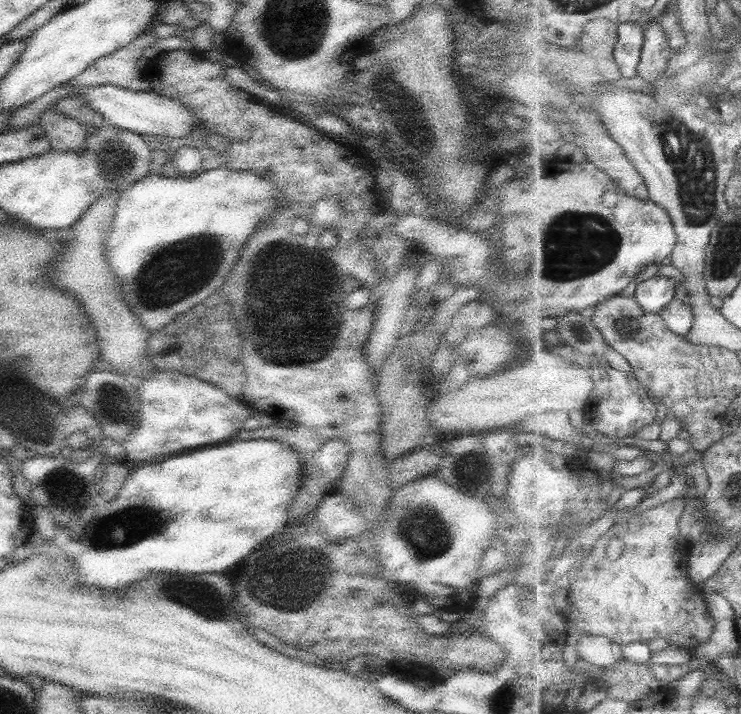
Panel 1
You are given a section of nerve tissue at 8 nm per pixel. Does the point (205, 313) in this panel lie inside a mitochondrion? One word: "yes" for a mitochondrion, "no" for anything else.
yes

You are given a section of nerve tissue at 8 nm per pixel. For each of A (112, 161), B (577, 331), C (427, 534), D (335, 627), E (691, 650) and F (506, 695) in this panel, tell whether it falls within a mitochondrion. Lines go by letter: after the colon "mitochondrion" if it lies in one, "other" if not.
A: mitochondrion
B: mitochondrion
C: mitochondrion
D: other
E: other
F: mitochondrion

